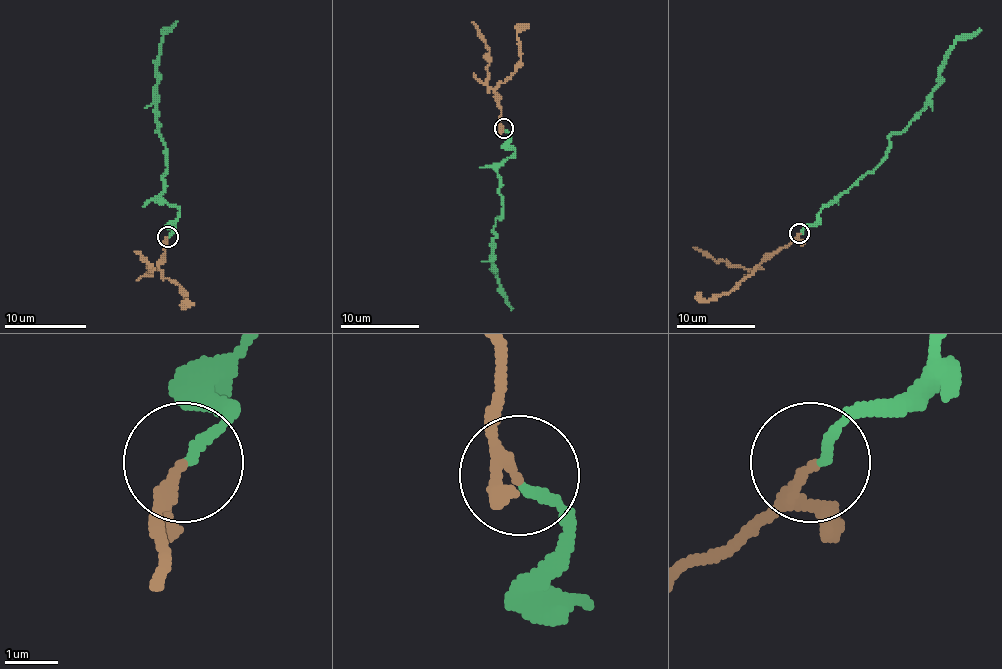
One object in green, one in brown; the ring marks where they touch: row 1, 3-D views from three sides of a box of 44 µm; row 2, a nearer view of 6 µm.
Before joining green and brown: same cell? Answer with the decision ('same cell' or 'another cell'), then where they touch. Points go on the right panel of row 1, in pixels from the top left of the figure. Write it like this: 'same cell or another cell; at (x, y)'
same cell; at (799, 233)

